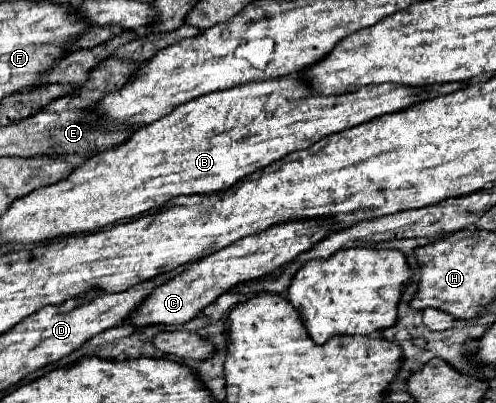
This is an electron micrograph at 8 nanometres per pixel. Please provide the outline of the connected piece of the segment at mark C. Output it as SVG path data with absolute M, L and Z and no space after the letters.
M305 220L305 222L285 222L283 226L271 226L271 230L263 230L263 234L247 236L231 246L193 262L179 270L173 280L159 284L147 298L141 302L129 316L129 322L135 328L157 326L157 324L185 324L193 320L205 306L213 304L221 294L231 290L233 286L257 278L265 278L287 262L295 260L301 252L309 250L313 244L323 240L329 232L333 232L325 220Z

